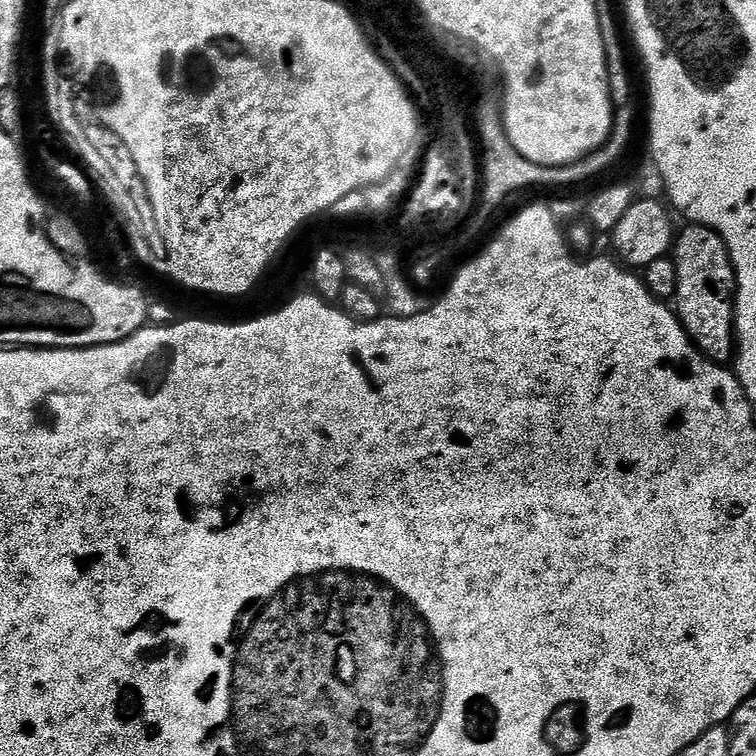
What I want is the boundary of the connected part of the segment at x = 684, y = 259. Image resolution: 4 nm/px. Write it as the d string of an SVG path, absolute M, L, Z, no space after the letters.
M688 224L685 229L674 240L674 259L678 270L674 311L692 343L705 357L715 360L717 364L727 365L734 356L736 272L732 269L726 242L722 242L714 229L700 224Z

